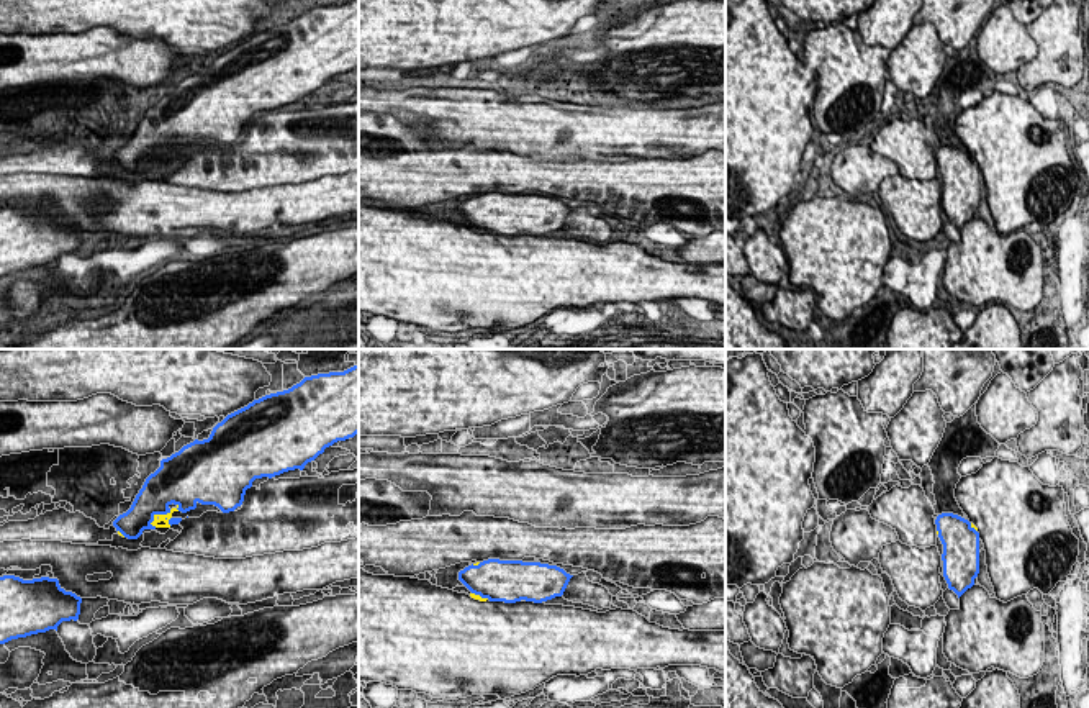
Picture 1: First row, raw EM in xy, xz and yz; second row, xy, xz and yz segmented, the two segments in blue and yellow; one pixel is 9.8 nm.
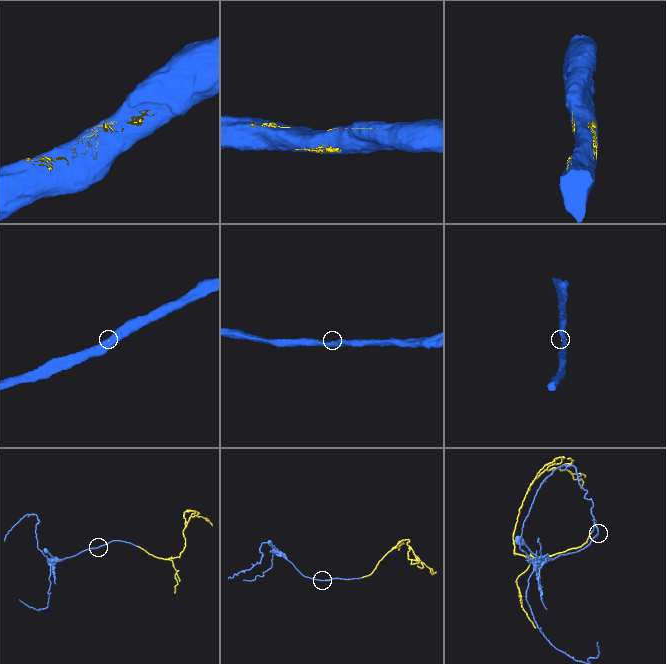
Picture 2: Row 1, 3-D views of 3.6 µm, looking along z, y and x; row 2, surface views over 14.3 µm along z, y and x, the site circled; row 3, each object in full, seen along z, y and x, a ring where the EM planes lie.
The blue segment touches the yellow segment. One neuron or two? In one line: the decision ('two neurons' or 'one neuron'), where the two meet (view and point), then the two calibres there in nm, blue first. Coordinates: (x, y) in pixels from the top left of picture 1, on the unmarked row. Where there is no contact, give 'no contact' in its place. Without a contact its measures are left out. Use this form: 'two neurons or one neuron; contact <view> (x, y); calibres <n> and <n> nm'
one neuron; contact xy (159, 146); calibres 360 and 100 nm

